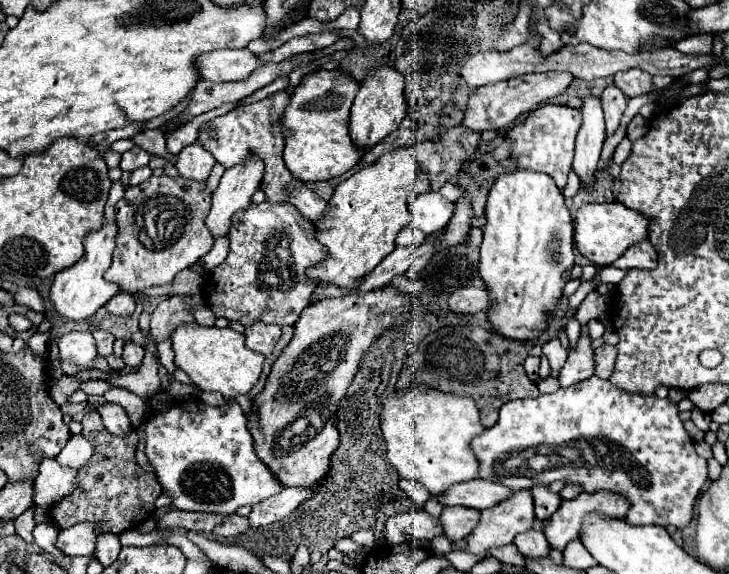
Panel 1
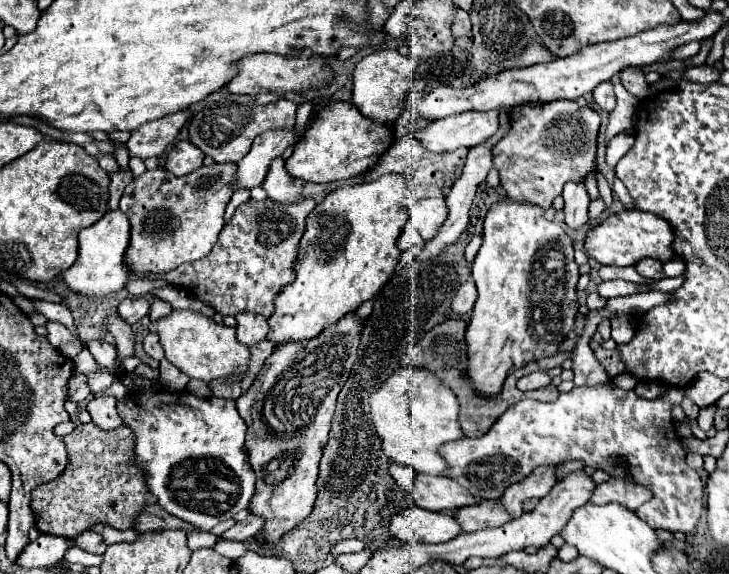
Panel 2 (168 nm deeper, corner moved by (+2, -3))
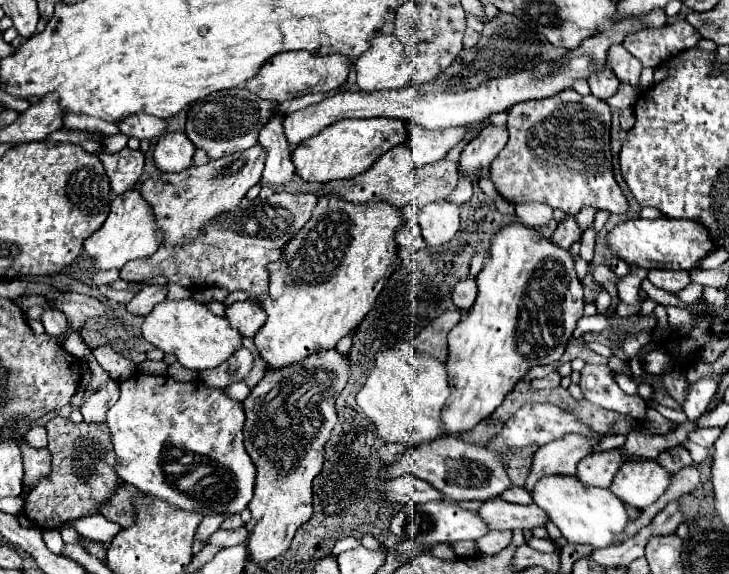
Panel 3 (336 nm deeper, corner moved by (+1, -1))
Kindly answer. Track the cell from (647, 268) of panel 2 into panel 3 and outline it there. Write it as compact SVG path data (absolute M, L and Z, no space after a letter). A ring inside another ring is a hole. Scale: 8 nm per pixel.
M653 268L647 272L647 278L651 280L651 284L655 284L657 288L663 288L671 294L677 294L679 290L683 290L689 284L689 272L685 272L685 270Z

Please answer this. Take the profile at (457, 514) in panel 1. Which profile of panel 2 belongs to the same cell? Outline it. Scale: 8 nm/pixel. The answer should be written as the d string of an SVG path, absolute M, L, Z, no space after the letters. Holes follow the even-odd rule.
M480 500L474 506L460 508L456 520L464 532L476 532L484 528L498 528L512 518L506 514L506 510L502 510L502 506L498 506L496 500Z

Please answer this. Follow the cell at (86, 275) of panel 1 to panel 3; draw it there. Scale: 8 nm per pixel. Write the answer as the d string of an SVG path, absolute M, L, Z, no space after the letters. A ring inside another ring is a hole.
M133 188L131 192L117 196L111 202L111 212L103 222L103 226L83 242L81 258L83 260L91 258L91 270L111 270L111 268L121 270L129 260L151 256L159 248L159 236L161 232L159 228L155 228L151 208L139 196L139 190Z

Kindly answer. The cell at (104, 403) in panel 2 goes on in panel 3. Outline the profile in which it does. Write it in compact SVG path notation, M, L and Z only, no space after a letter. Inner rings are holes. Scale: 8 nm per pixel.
M115 380L107 382L105 386L101 386L83 406L81 406L81 414L85 422L93 422L93 424L101 424L107 420L107 410L117 402L119 398L119 384Z

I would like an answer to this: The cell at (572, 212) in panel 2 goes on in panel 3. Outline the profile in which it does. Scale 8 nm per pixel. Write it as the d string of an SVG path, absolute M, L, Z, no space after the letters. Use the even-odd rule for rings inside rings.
M567 214L563 222L559 222L555 234L551 236L551 240L555 240L555 244L559 244L561 248L569 248L573 242L581 240L581 226L577 224L577 218L573 214Z

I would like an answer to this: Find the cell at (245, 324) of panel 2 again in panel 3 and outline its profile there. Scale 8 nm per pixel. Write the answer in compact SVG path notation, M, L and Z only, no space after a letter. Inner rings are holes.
M249 300L245 302L235 302L227 308L227 318L231 322L231 326L235 330L241 332L241 336L247 336L247 338L253 338L259 328L265 324L267 320L267 314L261 306L253 306Z

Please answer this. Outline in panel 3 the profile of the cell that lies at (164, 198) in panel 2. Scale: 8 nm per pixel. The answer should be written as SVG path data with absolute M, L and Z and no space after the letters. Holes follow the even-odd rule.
M255 144L249 150L211 160L205 166L191 166L175 174L155 174L139 184L143 200L151 206L155 214L155 224L163 232L161 246L183 246L191 244L201 232L203 226L215 220L217 216L233 210L245 198L247 190L261 180L263 170L263 148Z

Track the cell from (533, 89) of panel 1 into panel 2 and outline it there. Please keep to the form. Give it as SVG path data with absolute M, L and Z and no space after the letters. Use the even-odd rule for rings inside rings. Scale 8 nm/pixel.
M500 110L492 112L464 112L436 120L412 136L434 154L452 152L458 148L472 148L478 142L484 142L498 130Z

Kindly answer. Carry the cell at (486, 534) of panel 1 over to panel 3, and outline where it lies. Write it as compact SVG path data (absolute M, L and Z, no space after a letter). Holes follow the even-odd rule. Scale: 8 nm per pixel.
M563 436L563 440L555 440L551 444L545 444L531 458L531 470L529 470L525 488L531 492L531 488L535 488L535 484L545 476L571 476L571 474L575 474L577 462L581 458L585 458L591 452L591 446L597 442L599 442L599 436L595 440L587 440L583 436Z

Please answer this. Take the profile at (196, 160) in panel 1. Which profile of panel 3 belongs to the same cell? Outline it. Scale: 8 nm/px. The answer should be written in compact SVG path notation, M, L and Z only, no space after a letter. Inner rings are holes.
M167 132L159 138L153 158L161 172L181 172L193 166L195 144L183 132Z

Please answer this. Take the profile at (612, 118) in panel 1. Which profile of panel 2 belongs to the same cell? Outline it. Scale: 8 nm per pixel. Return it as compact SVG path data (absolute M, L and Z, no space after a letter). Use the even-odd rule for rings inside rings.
M610 82L598 84L598 86L592 90L592 96L594 96L594 102L596 102L600 108L606 108L608 112L614 110L614 106L616 106L616 96L614 96L614 88L612 88Z

